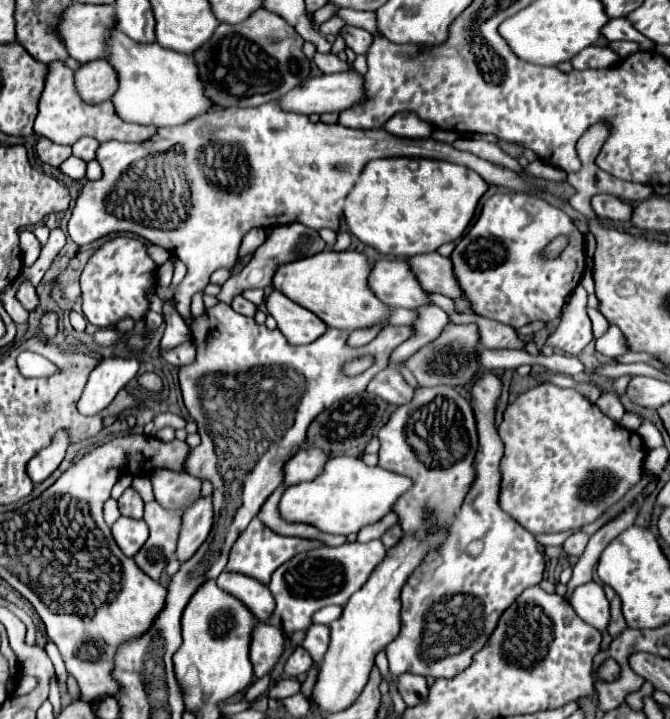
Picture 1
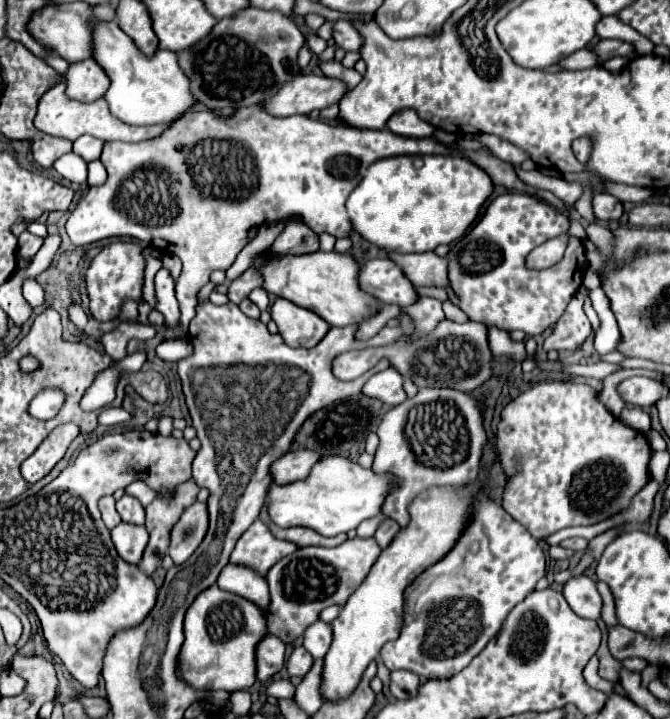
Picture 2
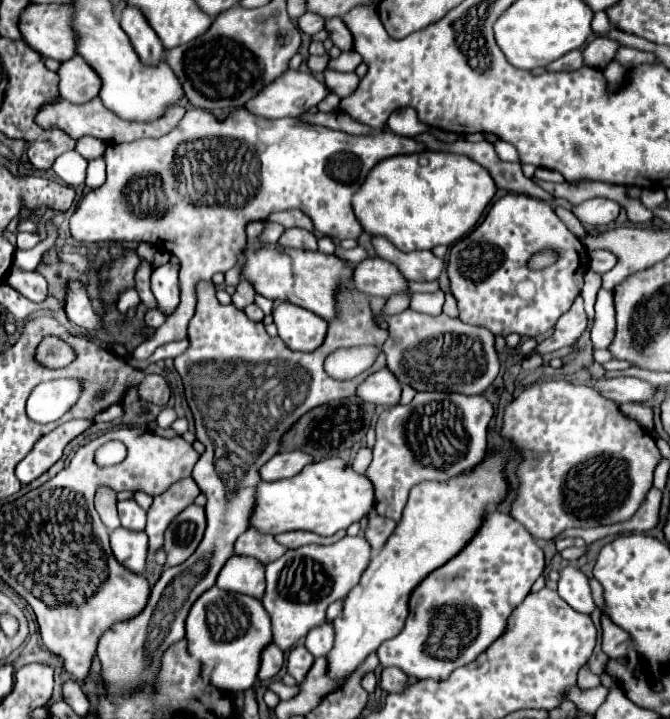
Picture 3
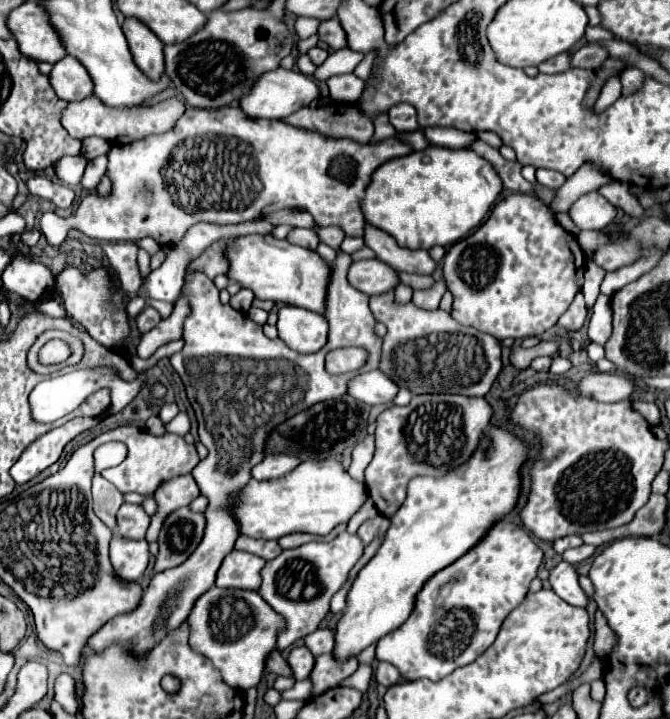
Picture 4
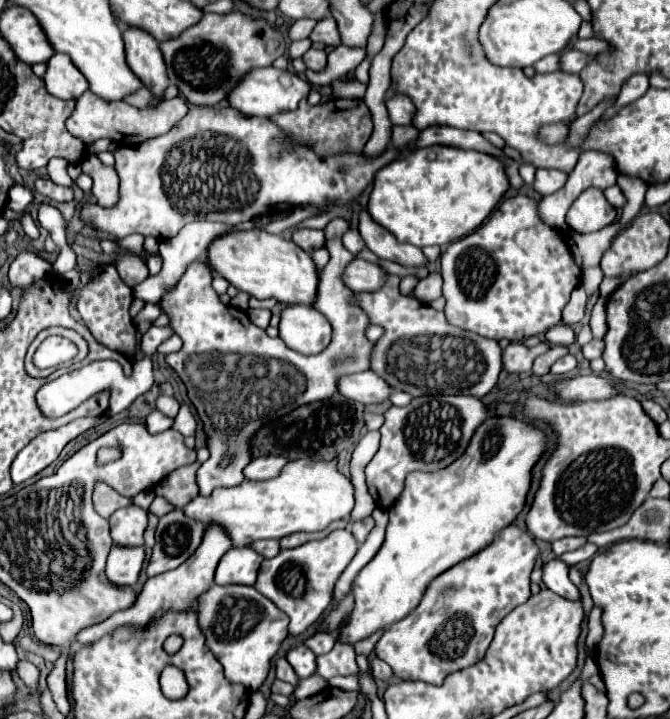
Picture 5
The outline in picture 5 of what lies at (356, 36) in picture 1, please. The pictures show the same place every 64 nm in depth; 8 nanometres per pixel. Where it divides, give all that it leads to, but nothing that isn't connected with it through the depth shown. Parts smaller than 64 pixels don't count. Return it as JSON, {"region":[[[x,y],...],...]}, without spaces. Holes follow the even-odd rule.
{"region":[[[332,16],[322,18],[320,22],[316,22],[316,28],[310,34],[312,42],[322,42],[328,46],[338,46],[340,38],[338,38],[338,28],[336,28],[336,20],[332,20]]]}

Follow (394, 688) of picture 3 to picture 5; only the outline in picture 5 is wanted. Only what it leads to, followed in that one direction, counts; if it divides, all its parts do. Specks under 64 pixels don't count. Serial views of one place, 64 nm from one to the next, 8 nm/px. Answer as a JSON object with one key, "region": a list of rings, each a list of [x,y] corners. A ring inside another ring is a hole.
{"region":[[[378,656],[370,658],[370,670],[372,670],[376,680],[392,680],[392,676],[394,676],[392,668],[384,660],[380,660]]]}

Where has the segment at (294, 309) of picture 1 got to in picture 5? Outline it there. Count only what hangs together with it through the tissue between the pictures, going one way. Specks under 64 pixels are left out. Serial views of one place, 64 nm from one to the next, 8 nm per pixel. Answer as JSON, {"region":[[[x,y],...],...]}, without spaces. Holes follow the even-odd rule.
{"region":[[[286,306],[280,320],[280,338],[294,352],[318,354],[330,344],[332,326],[318,310],[310,306]]]}

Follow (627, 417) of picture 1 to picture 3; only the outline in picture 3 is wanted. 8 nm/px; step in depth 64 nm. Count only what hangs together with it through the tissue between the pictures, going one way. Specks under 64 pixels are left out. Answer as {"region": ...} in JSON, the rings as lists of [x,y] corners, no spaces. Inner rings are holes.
{"region":[[[624,404],[622,412],[626,412],[626,416],[632,416],[634,420],[638,420],[646,430],[654,428],[654,410],[646,404]]]}

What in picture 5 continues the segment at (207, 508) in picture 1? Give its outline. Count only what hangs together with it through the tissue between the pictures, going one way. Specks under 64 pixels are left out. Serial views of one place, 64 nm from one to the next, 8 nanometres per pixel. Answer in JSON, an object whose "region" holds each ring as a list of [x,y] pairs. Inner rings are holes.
{"region":[[[172,510],[160,518],[156,528],[156,544],[146,566],[148,578],[174,570],[184,564],[200,546],[204,536],[202,524],[188,520],[182,510]]]}

